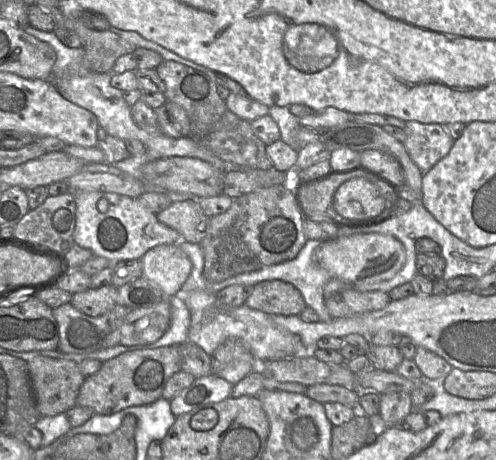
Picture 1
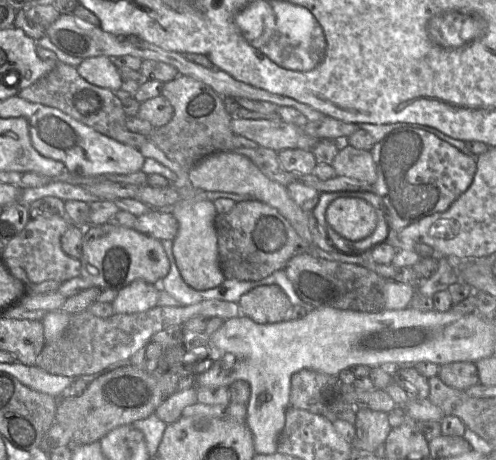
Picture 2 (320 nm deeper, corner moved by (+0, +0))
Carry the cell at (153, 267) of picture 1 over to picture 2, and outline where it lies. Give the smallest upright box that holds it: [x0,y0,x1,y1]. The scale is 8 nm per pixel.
[111,280,161,314]

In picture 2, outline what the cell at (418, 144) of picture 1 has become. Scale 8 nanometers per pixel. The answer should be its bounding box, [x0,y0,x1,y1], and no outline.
[370,128,477,232]

